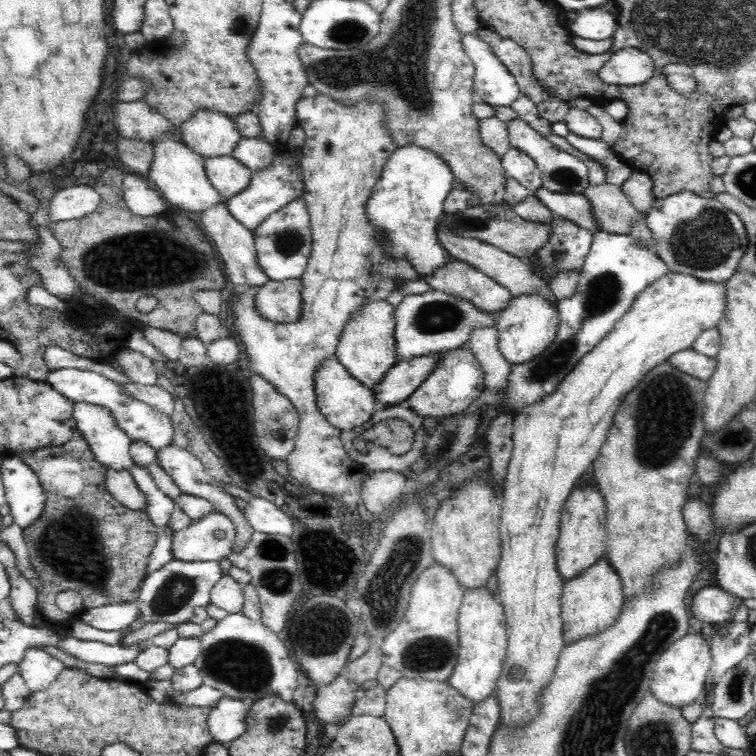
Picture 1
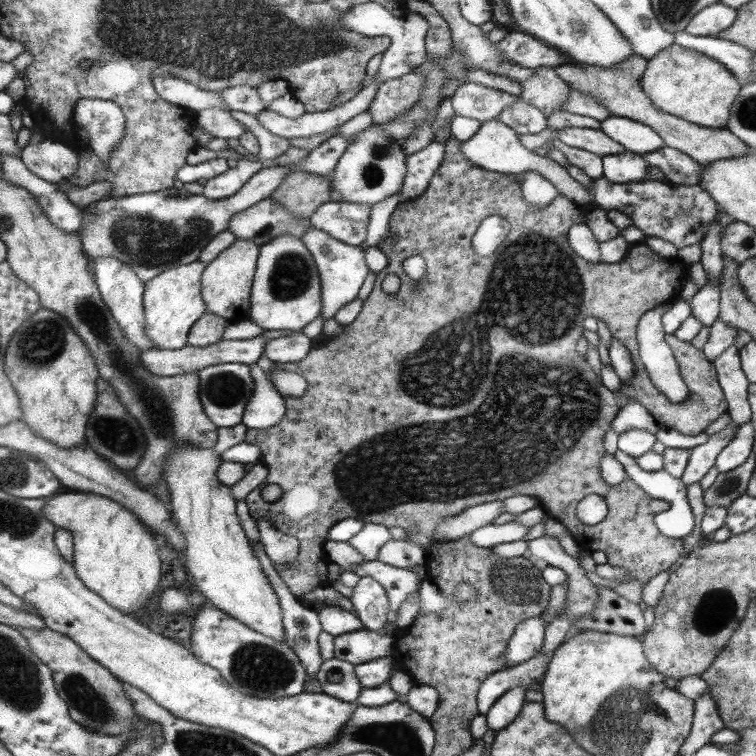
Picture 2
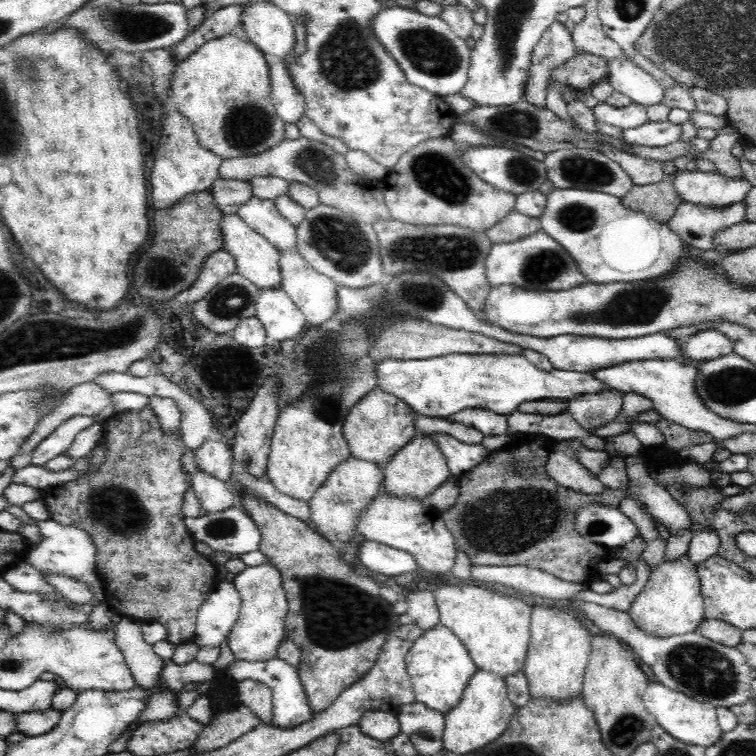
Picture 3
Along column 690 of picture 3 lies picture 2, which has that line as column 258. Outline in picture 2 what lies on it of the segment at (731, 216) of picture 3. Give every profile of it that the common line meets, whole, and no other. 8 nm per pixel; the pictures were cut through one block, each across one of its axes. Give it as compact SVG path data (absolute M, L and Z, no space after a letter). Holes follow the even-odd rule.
M266 199L233 215L226 229L239 240L245 239L260 247L282 234L300 239L309 227L309 219L294 217L283 205Z

